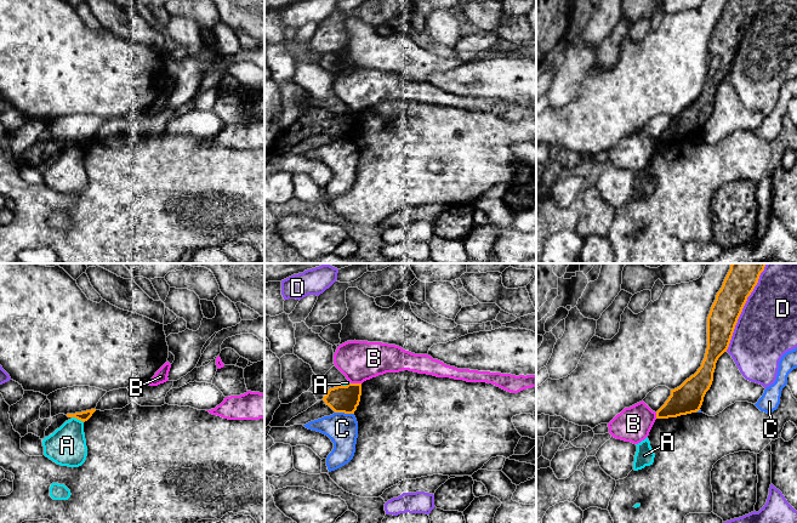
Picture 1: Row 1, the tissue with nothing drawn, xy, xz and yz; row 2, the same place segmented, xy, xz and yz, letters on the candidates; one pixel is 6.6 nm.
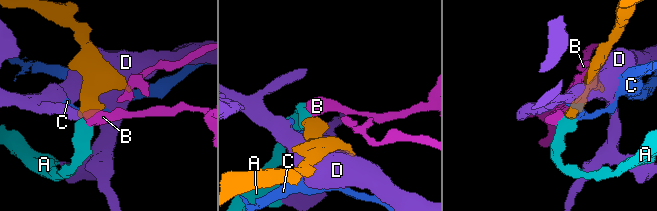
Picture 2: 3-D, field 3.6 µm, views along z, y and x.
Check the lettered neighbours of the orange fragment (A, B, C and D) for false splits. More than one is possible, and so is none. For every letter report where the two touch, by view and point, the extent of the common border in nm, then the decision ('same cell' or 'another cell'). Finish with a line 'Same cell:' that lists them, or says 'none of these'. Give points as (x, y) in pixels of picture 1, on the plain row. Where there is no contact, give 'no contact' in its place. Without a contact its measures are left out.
A: contact xy (78, 147); length 90 nm; another cell
B: contact xz (356, 112); length 70 nm; another cell
C: contact xz (345, 141); length 130 nm; another cell
D: contact yz (741, 39); length 600 nm; another cell
Same cell: none of these

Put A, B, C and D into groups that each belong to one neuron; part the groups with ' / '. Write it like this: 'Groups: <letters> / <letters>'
Groups: A / B / C / D

